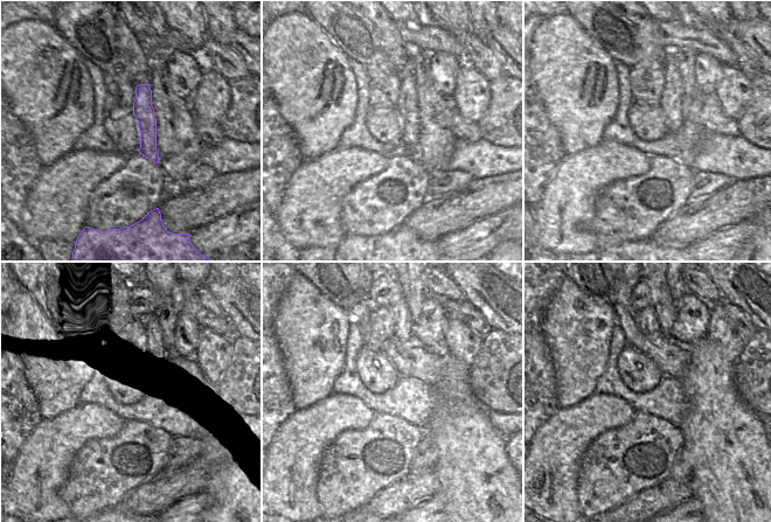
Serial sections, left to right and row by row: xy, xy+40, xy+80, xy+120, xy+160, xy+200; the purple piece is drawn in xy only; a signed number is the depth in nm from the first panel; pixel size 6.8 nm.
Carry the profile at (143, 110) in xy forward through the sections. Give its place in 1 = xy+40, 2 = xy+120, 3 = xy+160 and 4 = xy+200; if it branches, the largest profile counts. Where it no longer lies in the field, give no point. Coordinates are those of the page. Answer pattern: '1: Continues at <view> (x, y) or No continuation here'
1: Continues at xy+40 (407, 105)
2: Continues at xy+120 (147, 340)
3: Continues at xy+160 (403, 321)
4: Continues at xy+200 (661, 300)

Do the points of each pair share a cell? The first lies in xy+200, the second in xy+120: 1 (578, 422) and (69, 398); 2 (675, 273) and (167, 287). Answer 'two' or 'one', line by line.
1: two
2: one

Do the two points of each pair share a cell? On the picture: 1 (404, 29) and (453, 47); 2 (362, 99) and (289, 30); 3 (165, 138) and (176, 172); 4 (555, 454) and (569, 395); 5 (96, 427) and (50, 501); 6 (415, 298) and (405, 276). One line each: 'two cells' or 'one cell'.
1: one cell
2: two cells
3: one cell
4: two cells
5: one cell
6: one cell

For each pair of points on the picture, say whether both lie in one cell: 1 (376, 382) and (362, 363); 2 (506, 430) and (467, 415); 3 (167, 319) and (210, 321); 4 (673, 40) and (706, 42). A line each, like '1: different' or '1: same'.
1: same
2: different
3: different
4: same

